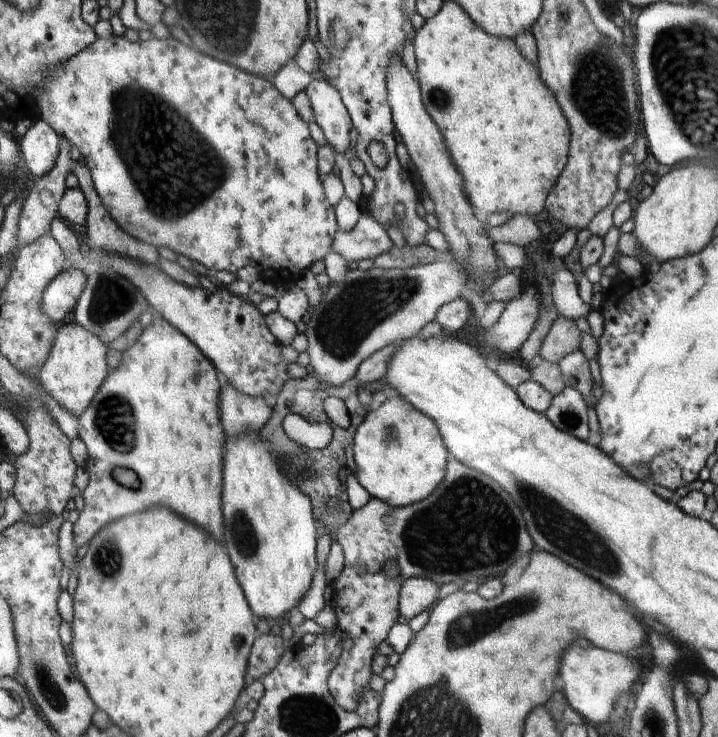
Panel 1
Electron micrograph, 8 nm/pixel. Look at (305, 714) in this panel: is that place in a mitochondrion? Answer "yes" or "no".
yes

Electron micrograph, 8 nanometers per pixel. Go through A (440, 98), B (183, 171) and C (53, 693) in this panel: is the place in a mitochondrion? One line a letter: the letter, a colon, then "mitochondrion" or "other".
A: mitochondrion
B: mitochondrion
C: mitochondrion

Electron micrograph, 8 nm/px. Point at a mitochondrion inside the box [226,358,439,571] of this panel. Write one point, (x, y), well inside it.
(246, 539)

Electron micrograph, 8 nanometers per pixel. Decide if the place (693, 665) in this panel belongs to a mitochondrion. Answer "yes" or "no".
no

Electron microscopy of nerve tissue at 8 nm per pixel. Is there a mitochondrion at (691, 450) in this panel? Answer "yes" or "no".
no

